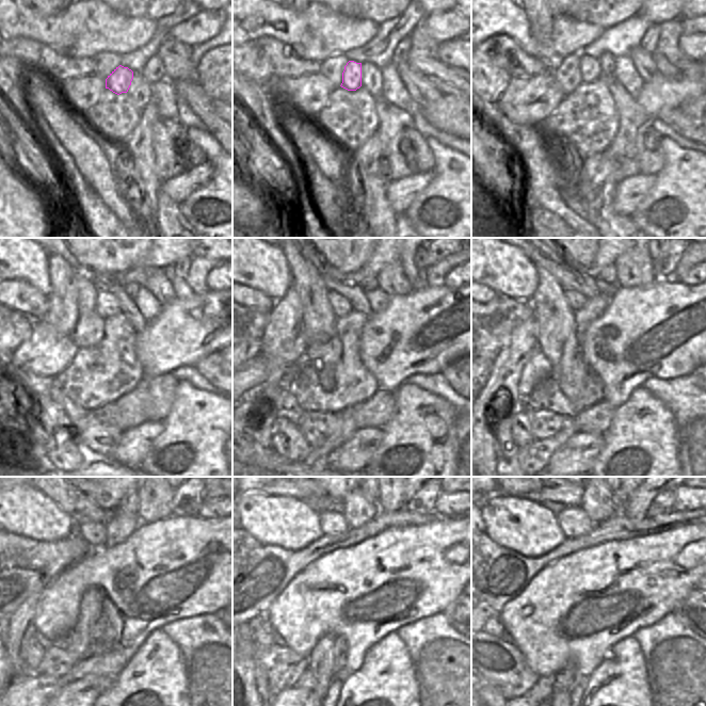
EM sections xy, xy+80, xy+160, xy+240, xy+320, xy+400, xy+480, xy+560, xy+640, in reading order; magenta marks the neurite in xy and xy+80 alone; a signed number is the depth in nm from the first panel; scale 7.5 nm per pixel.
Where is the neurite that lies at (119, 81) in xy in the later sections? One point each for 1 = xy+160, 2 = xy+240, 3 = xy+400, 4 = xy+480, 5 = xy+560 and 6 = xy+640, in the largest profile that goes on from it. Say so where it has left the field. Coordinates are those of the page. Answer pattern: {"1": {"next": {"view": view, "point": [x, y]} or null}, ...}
{"1": {"next": {"view": "xy+160", "point": [590, 67]}}, "2": {"next": {"view": "xy+240", "point": [107, 305]}}, "3": {"next": {"view": "xy+400", "point": [576, 300]}}, "4": {"next": {"view": "xy+480", "point": [94, 532]}}, "5": {"next": {"view": "xy+560", "point": [333, 523]}}, "6": {"next": {"view": "xy+640", "point": [574, 522]}}}

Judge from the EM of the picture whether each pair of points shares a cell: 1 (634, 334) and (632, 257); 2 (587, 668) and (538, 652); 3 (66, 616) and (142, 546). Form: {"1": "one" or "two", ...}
{"1": "two", "2": "one", "3": "one"}

